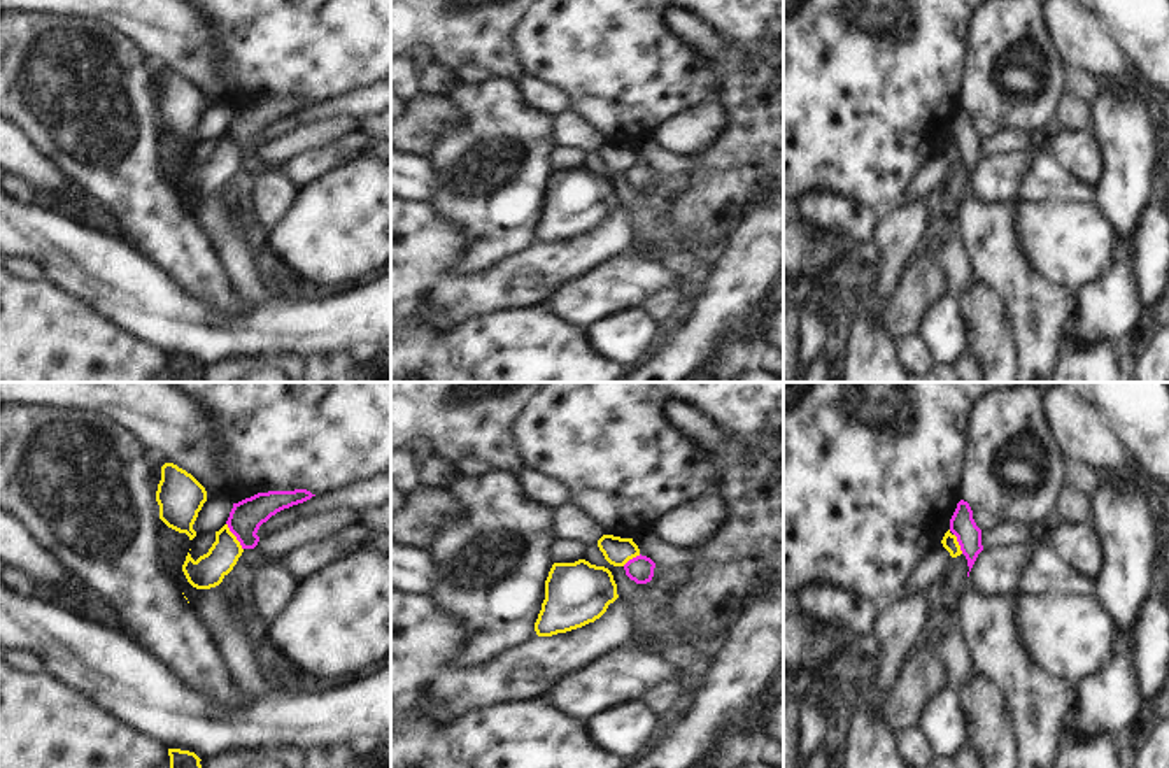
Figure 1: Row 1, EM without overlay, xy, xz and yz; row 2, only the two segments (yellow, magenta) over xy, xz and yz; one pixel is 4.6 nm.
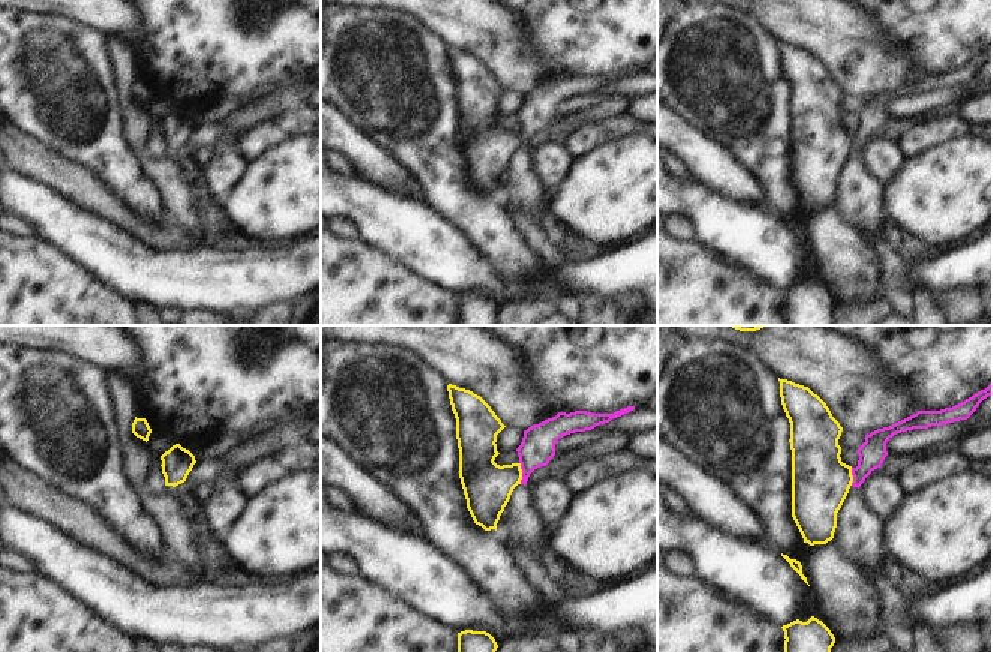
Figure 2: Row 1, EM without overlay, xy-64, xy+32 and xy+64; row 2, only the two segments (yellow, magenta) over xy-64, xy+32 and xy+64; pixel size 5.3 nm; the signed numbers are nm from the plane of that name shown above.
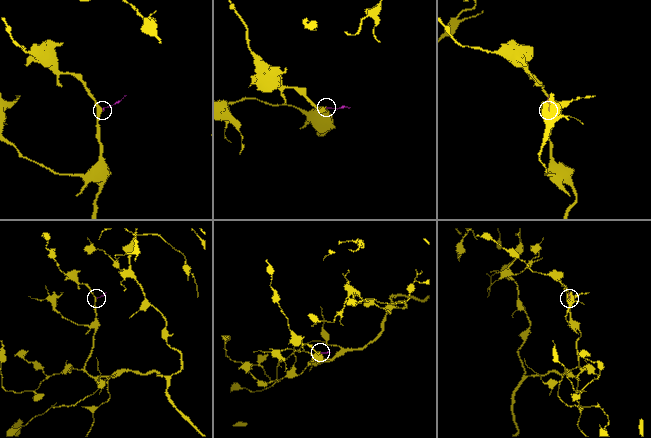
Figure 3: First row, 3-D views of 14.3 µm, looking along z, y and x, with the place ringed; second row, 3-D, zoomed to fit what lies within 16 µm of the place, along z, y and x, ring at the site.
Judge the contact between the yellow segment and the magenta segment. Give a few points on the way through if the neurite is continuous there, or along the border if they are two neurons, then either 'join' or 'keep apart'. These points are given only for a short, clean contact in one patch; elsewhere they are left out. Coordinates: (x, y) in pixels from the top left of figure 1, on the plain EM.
along xy (226, 130), (242, 156) | keep apart

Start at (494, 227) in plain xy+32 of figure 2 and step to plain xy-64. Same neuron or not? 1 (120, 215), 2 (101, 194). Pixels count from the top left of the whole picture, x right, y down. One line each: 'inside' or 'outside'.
1: outside
2: outside

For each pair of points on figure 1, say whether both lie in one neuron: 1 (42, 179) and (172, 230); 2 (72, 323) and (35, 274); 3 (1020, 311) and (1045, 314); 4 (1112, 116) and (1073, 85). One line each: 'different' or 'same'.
1: different
2: different
3: same
4: different

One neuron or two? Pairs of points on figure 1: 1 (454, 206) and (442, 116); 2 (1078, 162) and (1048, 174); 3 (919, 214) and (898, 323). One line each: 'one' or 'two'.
1: two
2: two
3: two

